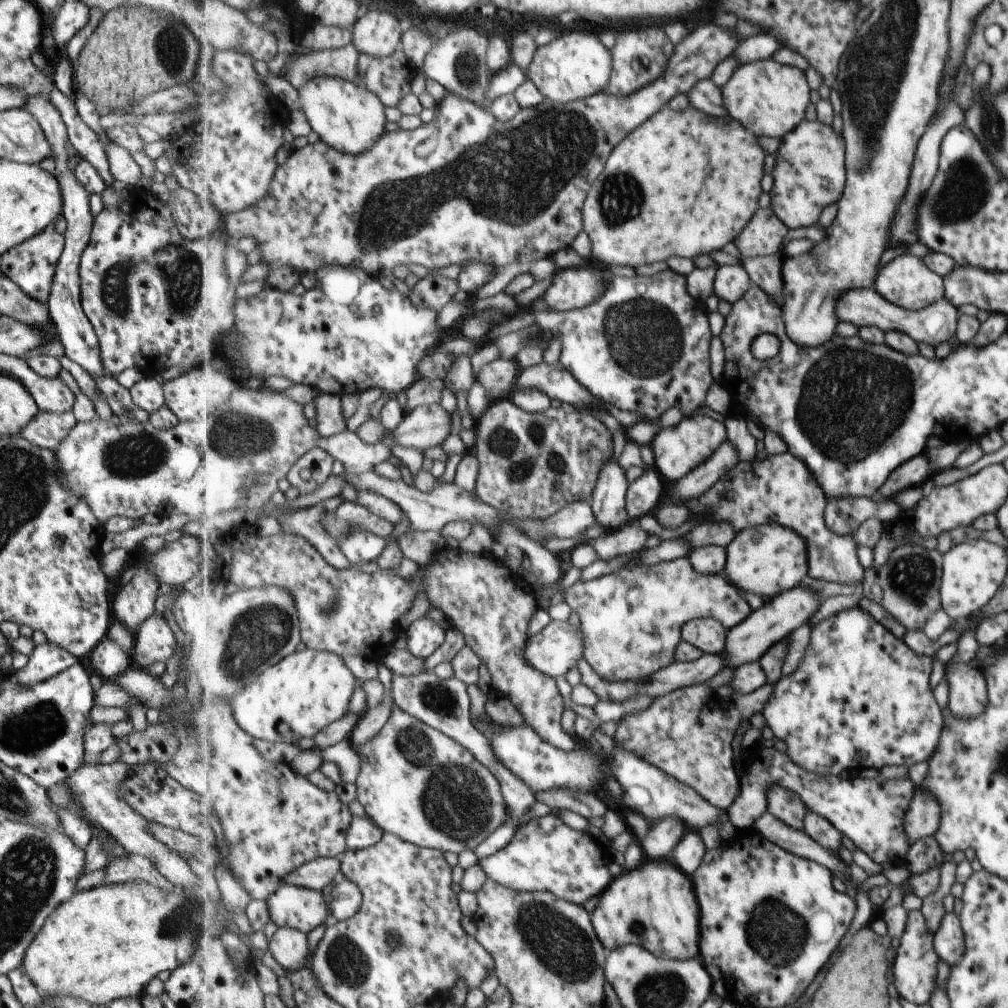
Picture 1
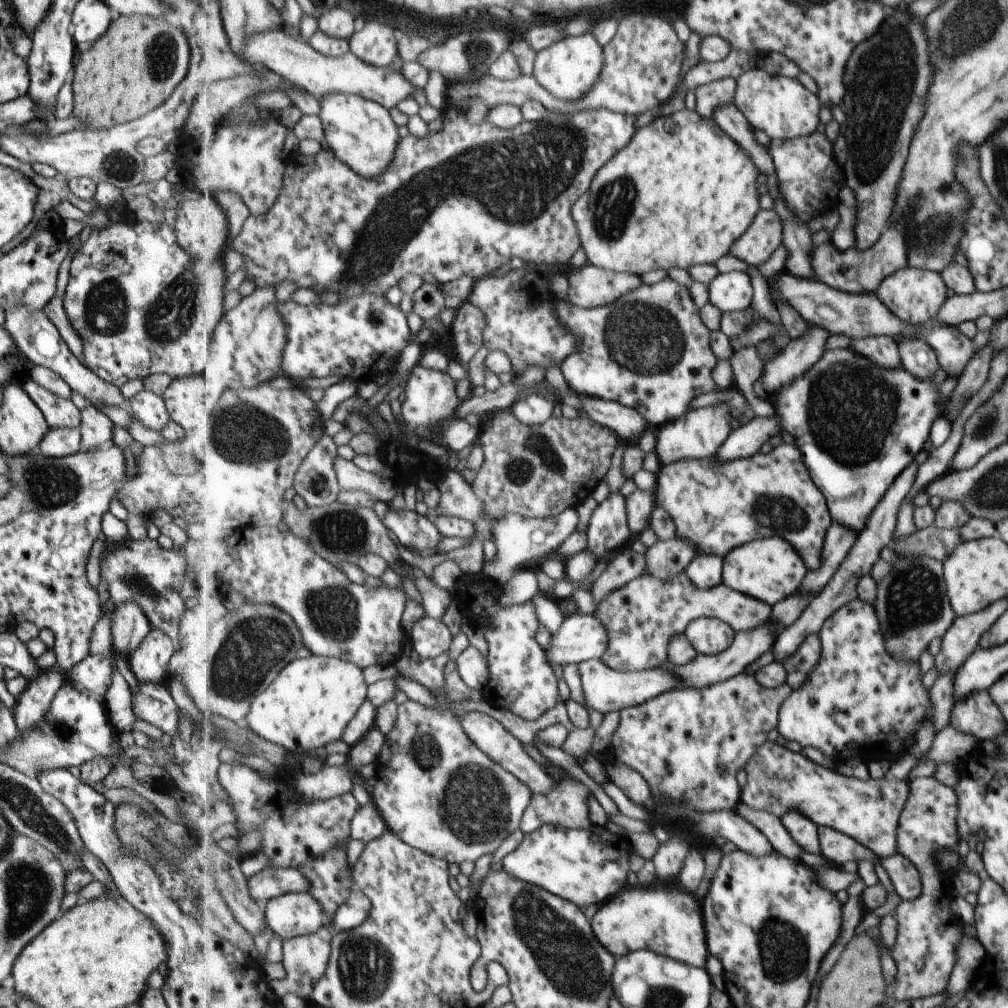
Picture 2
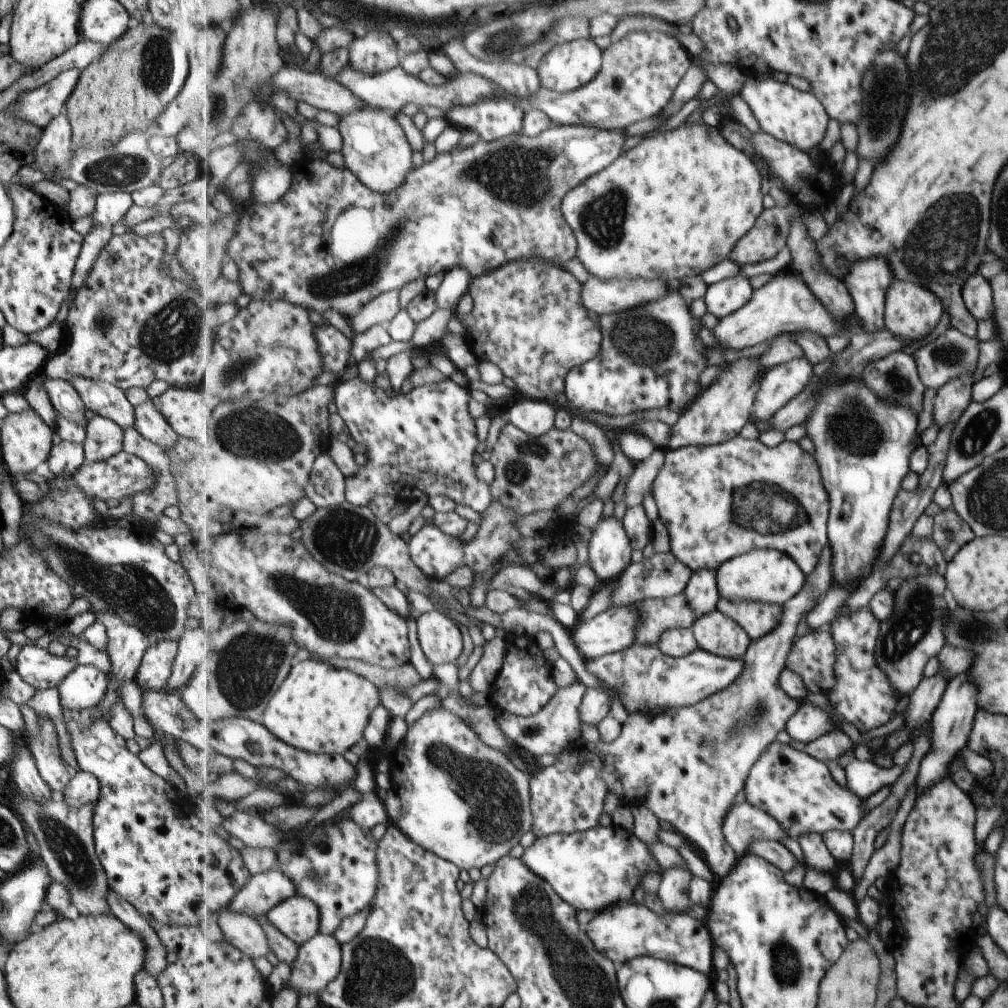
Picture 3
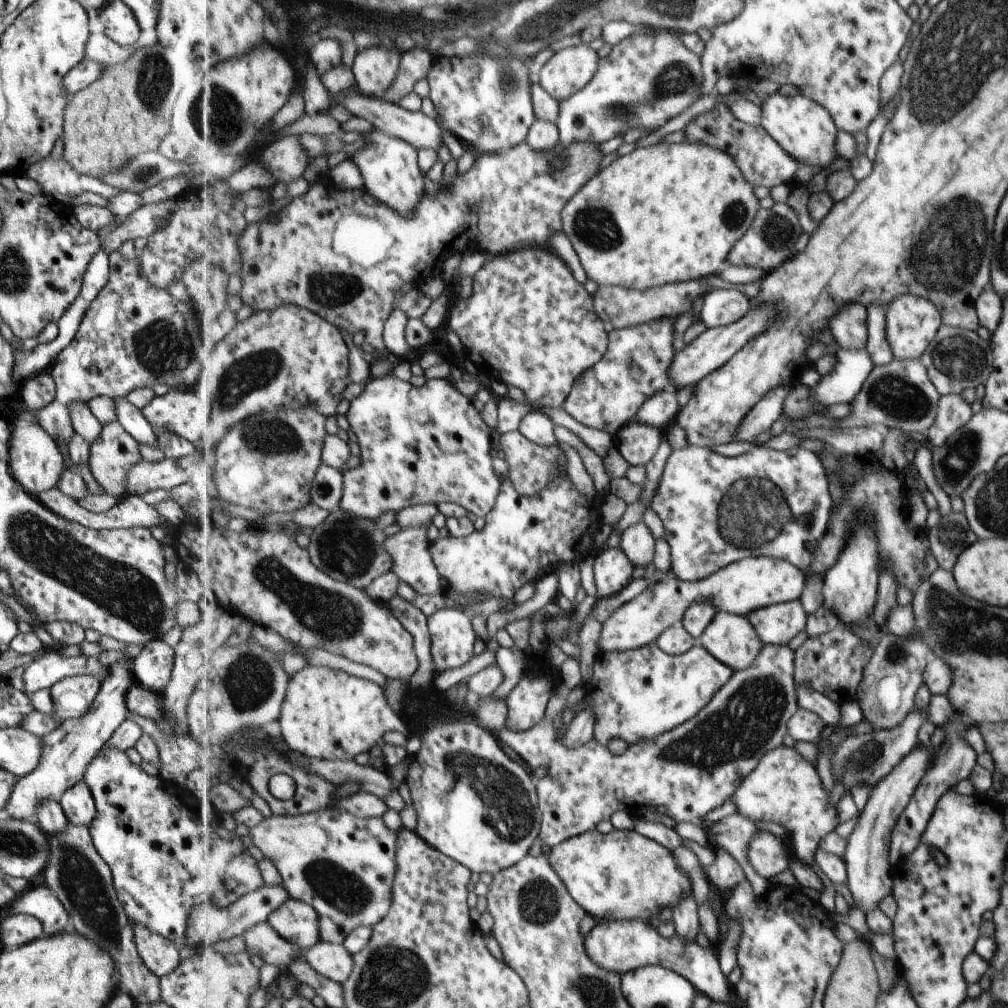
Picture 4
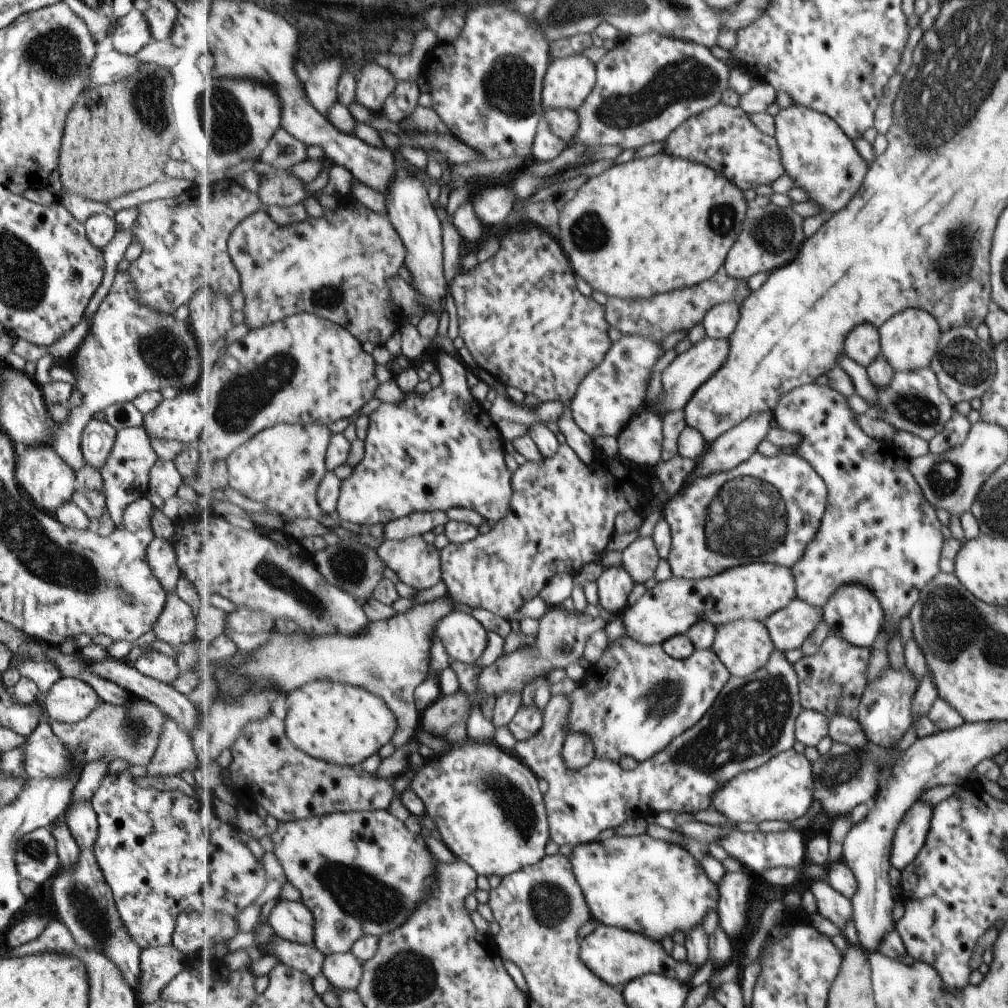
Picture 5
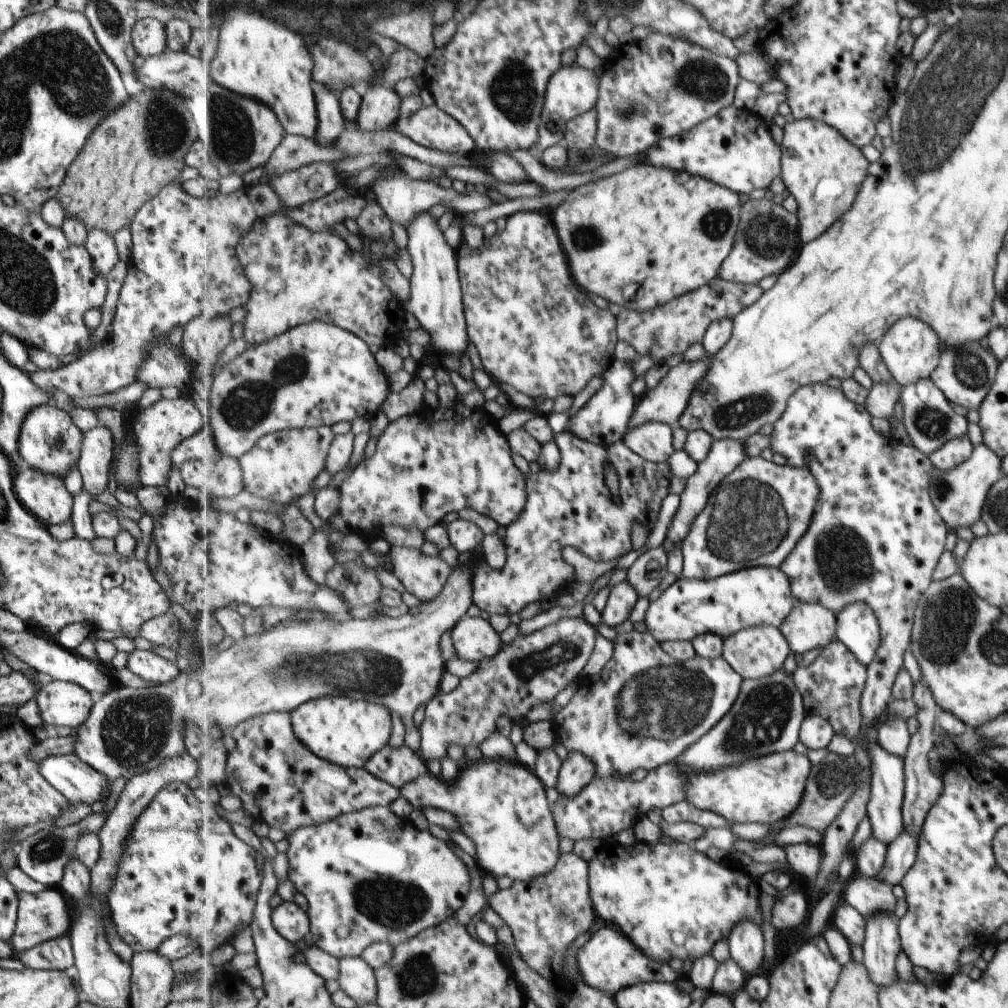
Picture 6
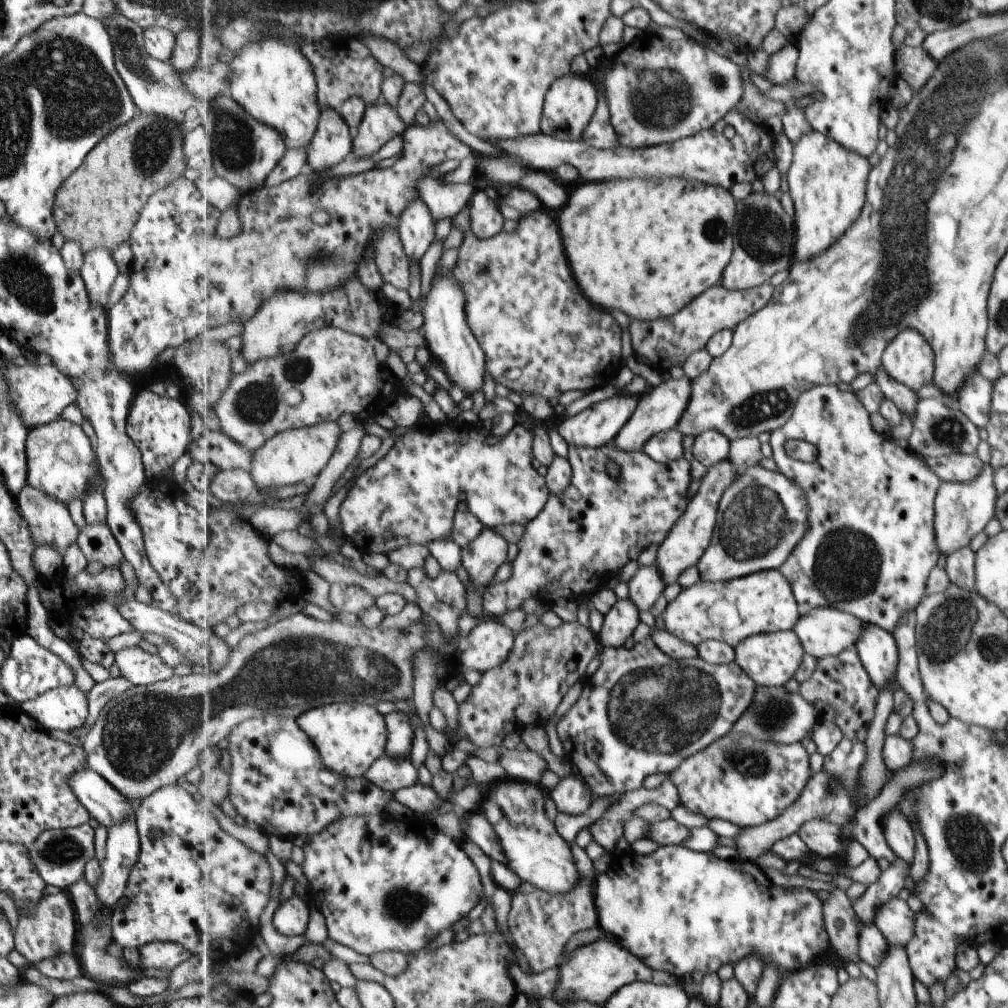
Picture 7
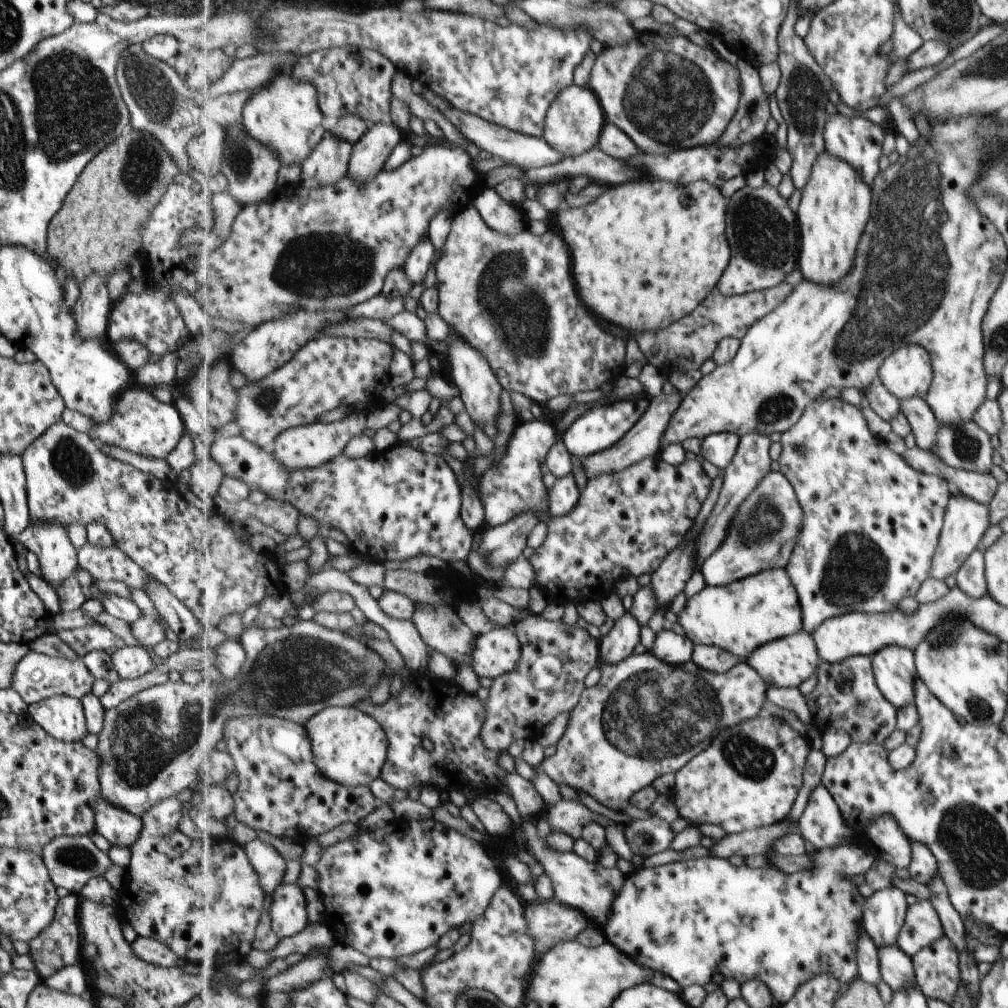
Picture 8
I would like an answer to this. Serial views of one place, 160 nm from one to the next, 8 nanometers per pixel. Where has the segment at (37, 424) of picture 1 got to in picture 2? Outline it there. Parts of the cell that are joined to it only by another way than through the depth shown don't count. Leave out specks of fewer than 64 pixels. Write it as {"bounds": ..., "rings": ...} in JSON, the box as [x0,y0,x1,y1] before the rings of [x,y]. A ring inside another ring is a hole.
{"bounds":[38,427,80,459],"rings":[[[75,427],[47,429],[41,440],[38,451],[47,458],[60,459],[80,450],[80,430]]]}

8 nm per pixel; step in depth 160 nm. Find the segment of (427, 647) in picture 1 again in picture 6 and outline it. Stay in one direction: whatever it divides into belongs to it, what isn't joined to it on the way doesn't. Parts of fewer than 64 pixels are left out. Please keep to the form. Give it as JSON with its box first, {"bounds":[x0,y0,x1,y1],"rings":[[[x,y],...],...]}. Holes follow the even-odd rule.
{"bounds":[451,616,505,664],"rings":[[[465,616],[451,630],[457,656],[481,664],[500,654],[505,645],[502,633],[493,628],[486,616]]]}

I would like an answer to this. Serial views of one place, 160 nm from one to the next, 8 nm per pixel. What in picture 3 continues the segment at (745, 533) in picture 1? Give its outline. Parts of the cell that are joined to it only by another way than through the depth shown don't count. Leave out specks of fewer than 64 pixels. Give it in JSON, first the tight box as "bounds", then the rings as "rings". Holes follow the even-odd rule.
{"bounds":[717,549,808,605],"rings":[[[755,549],[732,558],[717,572],[720,596],[729,601],[759,601],[784,605],[795,598],[806,585],[808,575],[801,570],[793,557],[777,549]]]}

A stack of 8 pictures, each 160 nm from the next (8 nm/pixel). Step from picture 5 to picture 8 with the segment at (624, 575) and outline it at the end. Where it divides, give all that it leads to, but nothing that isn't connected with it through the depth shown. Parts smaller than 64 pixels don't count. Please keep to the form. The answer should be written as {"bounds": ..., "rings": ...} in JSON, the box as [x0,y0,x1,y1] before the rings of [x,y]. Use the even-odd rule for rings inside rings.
{"bounds":[600,612,641,665],"rings":[[[626,612],[625,616],[616,621],[613,630],[600,639],[601,664],[614,665],[627,660],[639,644],[641,644],[640,621],[631,612]]]}

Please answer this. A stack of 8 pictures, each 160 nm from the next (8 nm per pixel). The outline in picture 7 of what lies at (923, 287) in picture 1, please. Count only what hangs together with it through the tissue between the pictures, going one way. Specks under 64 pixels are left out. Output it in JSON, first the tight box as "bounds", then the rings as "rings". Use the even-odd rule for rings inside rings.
{"bounds":[881,330,935,391],"rings":[[[905,330],[884,348],[881,368],[896,383],[916,391],[932,382],[935,354],[920,332]]]}

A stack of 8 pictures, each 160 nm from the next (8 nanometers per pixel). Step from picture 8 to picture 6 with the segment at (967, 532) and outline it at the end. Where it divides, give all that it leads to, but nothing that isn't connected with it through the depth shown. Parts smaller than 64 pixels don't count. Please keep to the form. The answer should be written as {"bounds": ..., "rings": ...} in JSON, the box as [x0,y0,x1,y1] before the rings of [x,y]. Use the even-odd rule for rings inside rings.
{"bounds":[933,443,1003,531],"rings":[[[981,443],[972,448],[972,454],[959,467],[951,471],[937,469],[937,480],[933,480],[933,500],[937,500],[937,508],[941,508],[941,517],[949,525],[950,531],[960,526],[970,527],[980,519],[989,487],[1003,476],[1000,469],[1002,462],[991,449]]]}

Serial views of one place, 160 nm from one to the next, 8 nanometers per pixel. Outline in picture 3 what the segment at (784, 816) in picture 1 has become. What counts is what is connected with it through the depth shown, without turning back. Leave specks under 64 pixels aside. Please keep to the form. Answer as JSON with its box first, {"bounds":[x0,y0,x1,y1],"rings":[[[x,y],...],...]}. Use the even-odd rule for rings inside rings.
{"bounds":[797,833,837,873],"rings":[[[810,833],[802,835],[797,841],[801,846],[807,868],[813,868],[822,873],[833,873],[837,866],[837,859],[831,854],[821,835]]]}

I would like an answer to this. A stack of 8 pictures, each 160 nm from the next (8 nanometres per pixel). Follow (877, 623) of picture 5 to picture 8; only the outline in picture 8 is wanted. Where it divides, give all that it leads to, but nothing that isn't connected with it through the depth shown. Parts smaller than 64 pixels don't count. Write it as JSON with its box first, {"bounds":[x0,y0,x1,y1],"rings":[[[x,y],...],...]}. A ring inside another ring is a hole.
{"bounds":[870,647,917,708],"rings":[[[885,647],[870,657],[876,684],[894,708],[905,708],[906,705],[914,704],[914,681],[917,680],[915,667],[915,653],[903,647]]]}

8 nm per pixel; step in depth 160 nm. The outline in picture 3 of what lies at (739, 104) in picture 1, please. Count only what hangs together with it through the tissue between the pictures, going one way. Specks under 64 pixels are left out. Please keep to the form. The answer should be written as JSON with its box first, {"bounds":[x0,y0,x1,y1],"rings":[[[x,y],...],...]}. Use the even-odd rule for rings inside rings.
{"bounds":[740,75,829,152],"rings":[[[773,75],[749,78],[740,94],[751,107],[753,114],[761,123],[762,130],[772,134],[779,140],[788,142],[803,152],[811,152],[811,148],[819,146],[825,138],[829,124],[828,109],[812,90],[796,89],[788,82],[775,80]]]}

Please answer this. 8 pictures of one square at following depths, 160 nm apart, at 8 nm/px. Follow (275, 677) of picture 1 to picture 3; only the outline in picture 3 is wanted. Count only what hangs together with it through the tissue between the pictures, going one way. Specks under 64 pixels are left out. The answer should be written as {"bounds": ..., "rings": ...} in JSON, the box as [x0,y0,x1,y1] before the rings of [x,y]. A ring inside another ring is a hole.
{"bounds":[262,660,382,754],"rings":[[[305,660],[301,661],[301,664],[295,664],[297,666],[289,674],[289,678],[283,682],[277,694],[267,705],[265,714],[262,714],[262,723],[275,737],[295,748],[310,753],[345,754],[351,750],[353,744],[364,739],[364,732],[370,723],[373,711],[382,704],[380,688],[351,670],[335,668],[325,662]]]}

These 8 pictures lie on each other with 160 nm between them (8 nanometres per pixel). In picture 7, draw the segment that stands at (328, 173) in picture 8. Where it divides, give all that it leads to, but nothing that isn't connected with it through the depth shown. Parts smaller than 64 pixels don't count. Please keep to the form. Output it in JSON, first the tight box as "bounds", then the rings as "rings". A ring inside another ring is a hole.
{"bounds":[308,109,355,173],"rings":[[[323,109],[320,127],[308,152],[308,170],[324,173],[343,162],[354,149],[355,133],[335,109]]]}

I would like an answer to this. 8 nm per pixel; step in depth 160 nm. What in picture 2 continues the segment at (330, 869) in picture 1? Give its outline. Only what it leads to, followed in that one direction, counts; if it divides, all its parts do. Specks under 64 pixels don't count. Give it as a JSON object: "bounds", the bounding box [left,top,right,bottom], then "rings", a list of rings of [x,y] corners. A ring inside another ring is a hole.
{"bounds":[248,867,310,900],"rings":[[[267,867],[255,873],[248,879],[250,893],[255,900],[267,900],[286,895],[287,893],[300,893],[310,887],[309,879],[297,868]]]}

